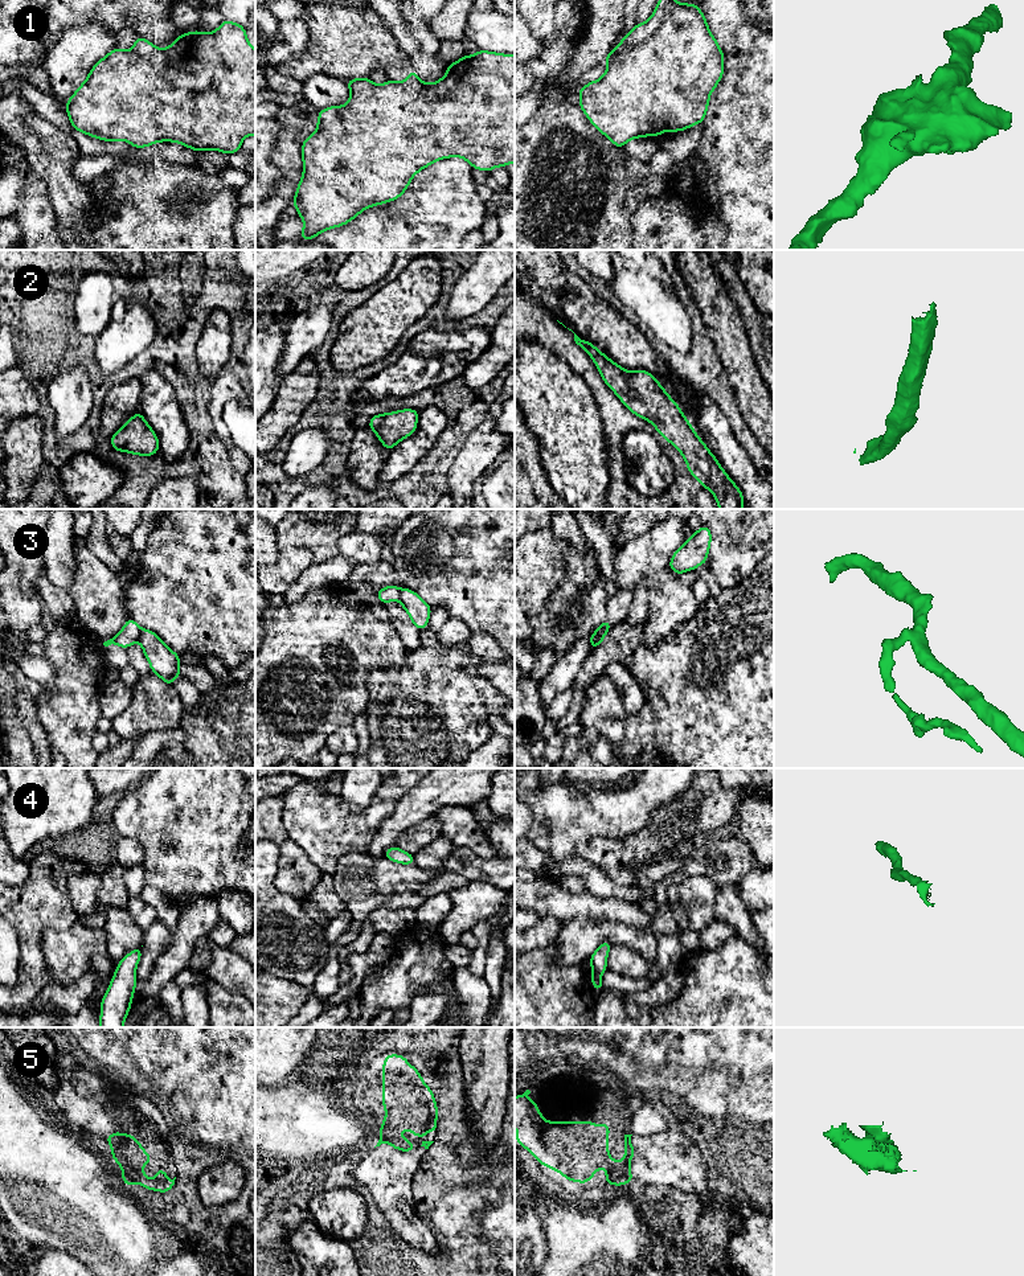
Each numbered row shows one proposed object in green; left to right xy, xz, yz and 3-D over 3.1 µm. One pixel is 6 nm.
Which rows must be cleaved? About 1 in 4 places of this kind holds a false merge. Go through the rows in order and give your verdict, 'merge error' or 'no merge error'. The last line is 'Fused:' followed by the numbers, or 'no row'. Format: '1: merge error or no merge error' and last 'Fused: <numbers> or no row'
1: no merge error
2: no merge error
3: merge error
4: no merge error
5: no merge error
Fused: 3

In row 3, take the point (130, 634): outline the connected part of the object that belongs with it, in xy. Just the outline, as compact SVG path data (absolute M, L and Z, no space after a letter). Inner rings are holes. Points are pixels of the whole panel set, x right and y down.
M128 618L122 631L118 632L110 640L107 639L102 640L101 645L103 651L106 651L111 643L122 647L123 649L127 649L131 644L139 640L140 632L142 632L142 628L139 627L139 624L131 618Z

